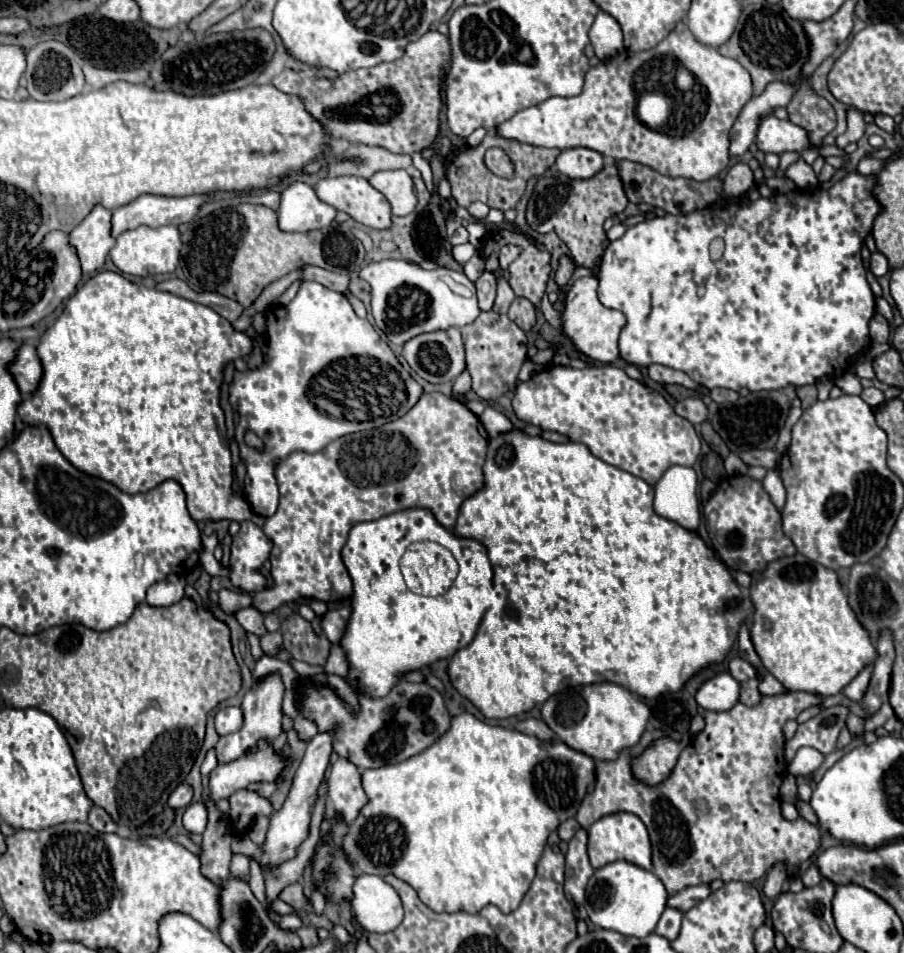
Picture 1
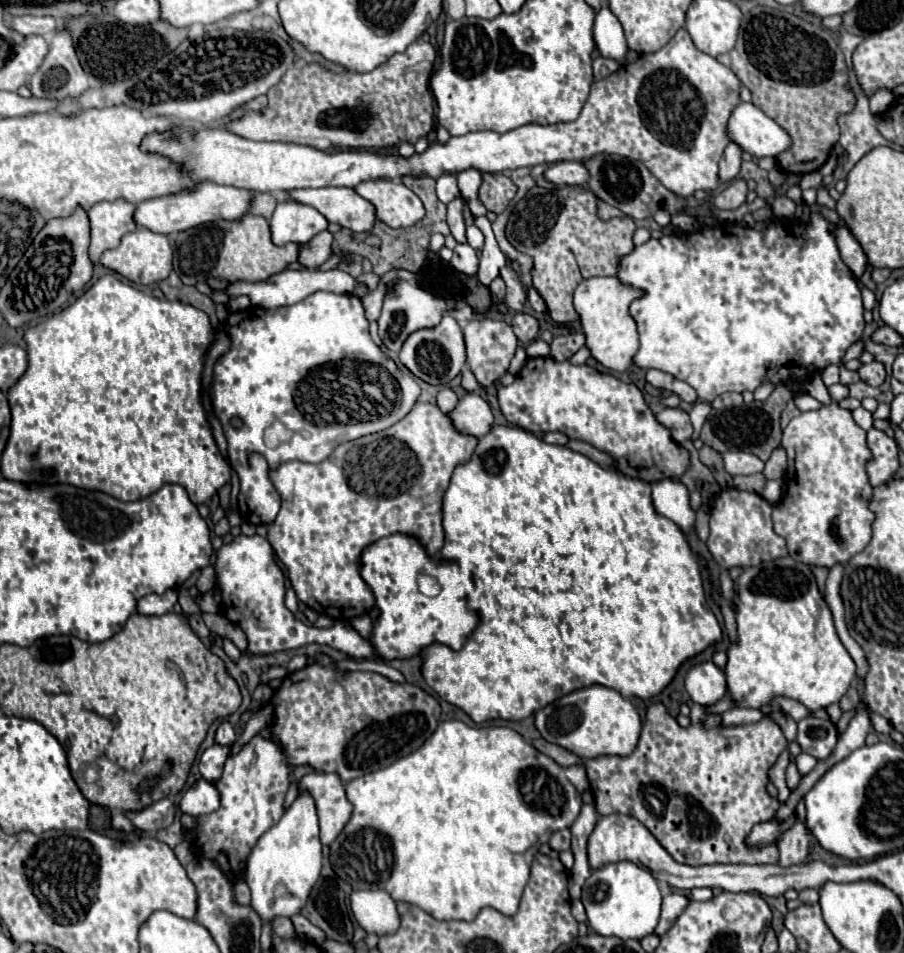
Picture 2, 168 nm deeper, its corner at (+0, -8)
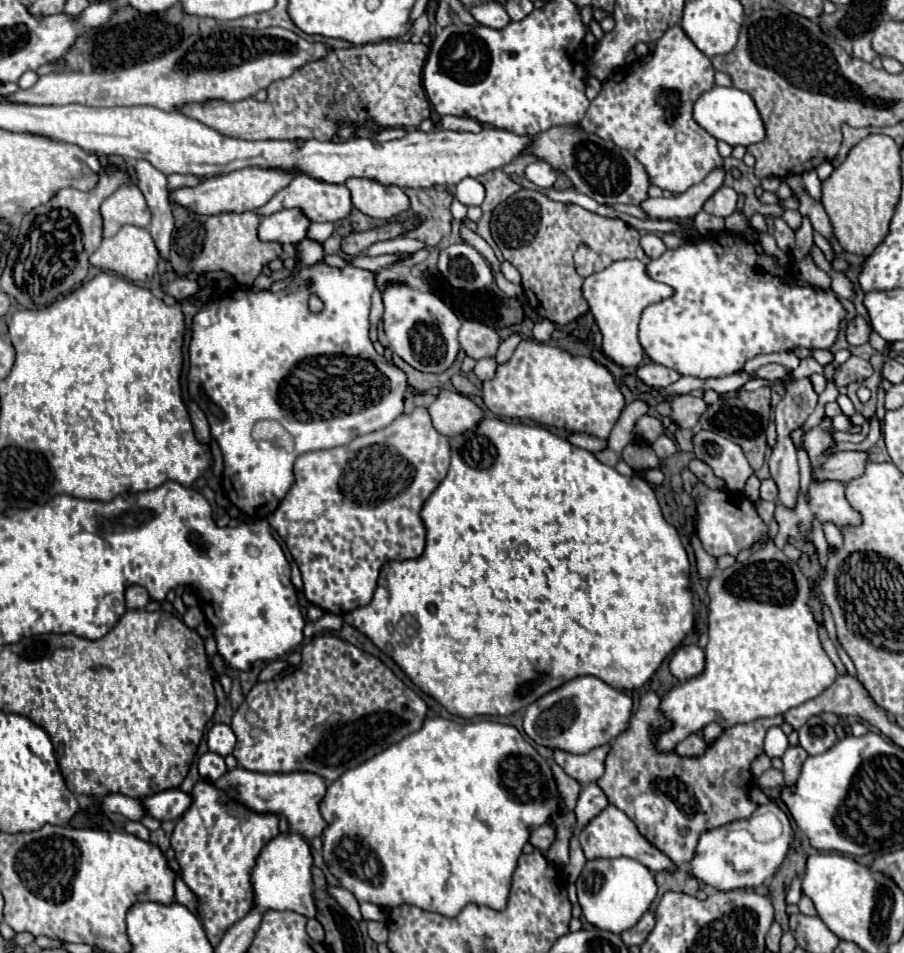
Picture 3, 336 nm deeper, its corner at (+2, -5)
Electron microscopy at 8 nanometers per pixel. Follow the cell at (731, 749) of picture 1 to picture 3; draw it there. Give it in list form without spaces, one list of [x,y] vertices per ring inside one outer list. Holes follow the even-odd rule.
[[[647,693],[647,695],[641,697],[637,713],[631,715],[629,727],[619,737],[615,737],[613,749],[607,755],[607,761],[605,761],[605,773],[597,783],[605,791],[605,795],[609,797],[609,803],[619,807],[631,819],[633,819],[633,799],[637,795],[641,795],[641,793],[659,795],[667,805],[665,819],[661,823],[653,825],[653,827],[647,827],[643,823],[637,823],[637,827],[639,827],[641,835],[651,845],[655,845],[661,853],[665,853],[675,865],[683,865],[683,863],[691,861],[695,847],[697,847],[697,839],[703,831],[725,825],[725,823],[735,821],[735,819],[747,819],[757,809],[757,805],[753,801],[749,801],[749,797],[747,797],[747,787],[749,787],[749,781],[751,781],[751,771],[749,771],[751,761],[757,755],[763,753],[763,739],[765,739],[767,729],[773,727],[773,725],[781,725],[781,723],[783,723],[783,717],[777,715],[777,717],[765,717],[765,719],[759,719],[759,721],[743,723],[743,725],[733,725],[733,727],[725,729],[721,733],[721,737],[715,743],[711,743],[707,747],[705,755],[701,755],[701,757],[679,757],[677,753],[657,753],[653,749],[651,729],[655,729],[655,725],[659,725],[659,729],[667,729],[669,723],[659,713],[659,697],[655,693]]]

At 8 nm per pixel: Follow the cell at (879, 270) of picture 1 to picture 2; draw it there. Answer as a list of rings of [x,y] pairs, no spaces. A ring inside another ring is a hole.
[[[837,226],[837,228],[835,228],[835,238],[837,238],[837,242],[839,242],[839,250],[841,250],[843,262],[851,268],[851,272],[853,272],[857,278],[861,278],[863,272],[865,272],[867,266],[869,266],[869,260],[867,260],[867,256],[865,256],[865,250],[863,250],[861,244],[849,234],[849,230],[843,228],[843,226]]]

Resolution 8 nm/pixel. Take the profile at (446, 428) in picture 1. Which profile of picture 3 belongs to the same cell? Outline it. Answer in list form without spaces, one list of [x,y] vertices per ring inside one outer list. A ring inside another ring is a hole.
[[[417,407],[413,413],[409,415],[401,415],[397,417],[389,427],[385,429],[379,429],[375,433],[369,433],[369,435],[363,435],[363,437],[357,437],[355,441],[351,441],[349,445],[345,447],[333,447],[333,449],[325,449],[325,451],[315,451],[315,453],[305,453],[301,455],[297,461],[295,461],[295,485],[289,489],[289,493],[285,495],[285,499],[279,503],[279,507],[267,517],[269,525],[279,533],[279,537],[285,541],[289,553],[293,555],[295,563],[299,565],[301,569],[301,575],[303,575],[303,591],[305,591],[305,597],[321,607],[323,611],[329,611],[329,613],[335,613],[335,615],[345,615],[357,607],[363,607],[371,601],[373,597],[373,591],[377,587],[377,577],[379,577],[379,569],[385,561],[405,561],[405,559],[417,559],[423,549],[425,549],[425,527],[421,523],[421,517],[419,517],[419,511],[423,507],[423,503],[427,501],[427,497],[435,491],[435,487],[441,483],[441,479],[447,475],[447,469],[449,469],[449,439],[441,433],[435,431],[435,427],[431,425],[431,417],[427,413],[427,409],[421,409]]]

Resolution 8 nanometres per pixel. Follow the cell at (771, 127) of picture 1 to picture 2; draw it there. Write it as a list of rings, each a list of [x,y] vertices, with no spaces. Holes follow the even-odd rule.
[[[741,102],[729,118],[729,138],[745,152],[765,158],[791,148],[791,136],[753,104]]]

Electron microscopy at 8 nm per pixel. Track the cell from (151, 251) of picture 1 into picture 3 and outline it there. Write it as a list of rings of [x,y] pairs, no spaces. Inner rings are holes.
[[[123,225],[113,237],[105,237],[99,245],[99,249],[89,257],[89,263],[93,267],[99,267],[103,271],[113,271],[129,281],[151,281],[153,273],[157,271],[159,263],[159,251],[149,235],[147,229],[135,227],[135,225]]]

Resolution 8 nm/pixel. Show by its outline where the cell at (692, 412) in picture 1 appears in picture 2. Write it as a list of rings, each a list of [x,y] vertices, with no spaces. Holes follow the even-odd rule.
[[[665,408],[657,414],[657,420],[665,424],[671,430],[671,436],[675,442],[685,442],[693,434],[693,424],[689,420],[689,414],[681,408]]]

